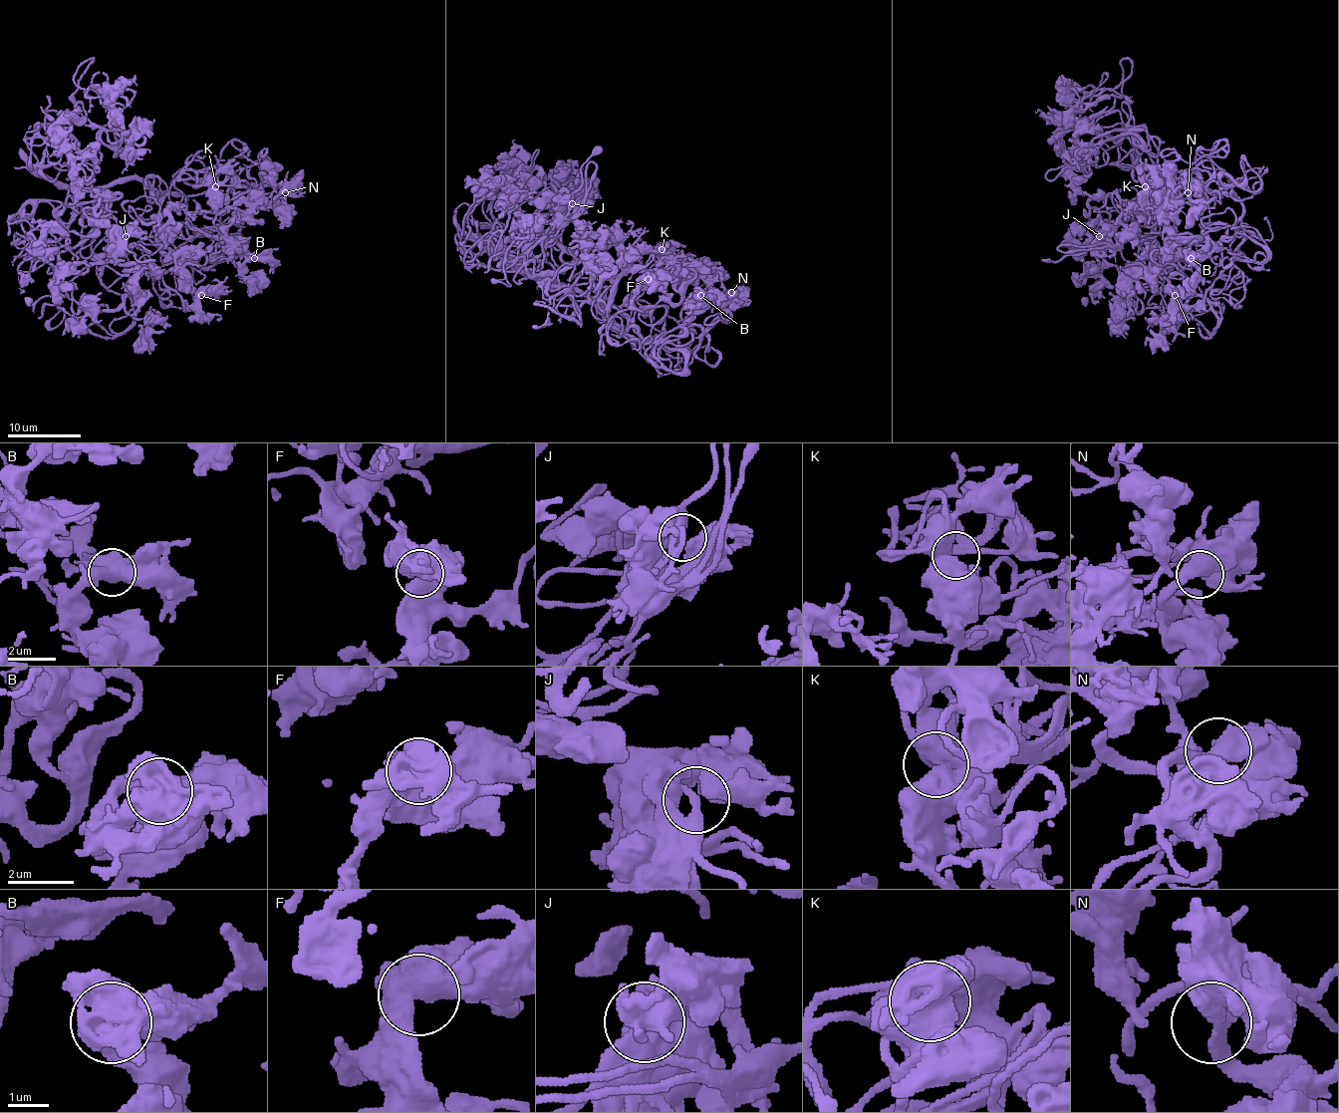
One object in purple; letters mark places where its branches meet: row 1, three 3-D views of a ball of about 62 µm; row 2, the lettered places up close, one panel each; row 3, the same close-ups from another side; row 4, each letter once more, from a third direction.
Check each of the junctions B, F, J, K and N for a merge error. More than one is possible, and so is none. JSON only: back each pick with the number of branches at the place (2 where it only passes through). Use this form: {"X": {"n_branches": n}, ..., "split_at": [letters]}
{"split_at": []}

